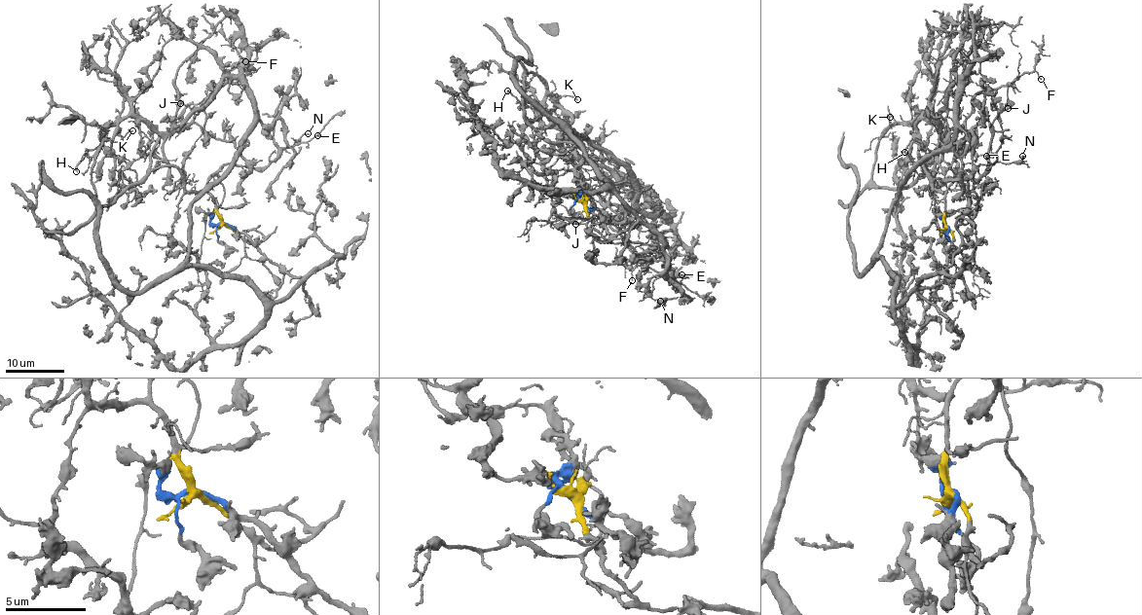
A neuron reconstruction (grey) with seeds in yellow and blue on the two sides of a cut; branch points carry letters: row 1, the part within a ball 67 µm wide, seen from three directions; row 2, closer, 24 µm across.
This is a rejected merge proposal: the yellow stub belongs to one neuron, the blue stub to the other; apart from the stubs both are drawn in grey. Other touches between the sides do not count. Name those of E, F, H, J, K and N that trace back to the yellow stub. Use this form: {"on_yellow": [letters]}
{"on_yellow": ["E", "F", "H", "J", "K", "N"]}

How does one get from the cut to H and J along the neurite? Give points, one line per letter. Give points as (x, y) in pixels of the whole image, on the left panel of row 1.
H: (220, 226), (216, 202), (186, 190), (175, 166), (155, 167), (101, 206), (92, 166), (104, 140), (77, 171)
J: (220, 226), (208, 194), (186, 190), (175, 166), (151, 169), (150, 158), (225, 82), (196, 104), (180, 102)

